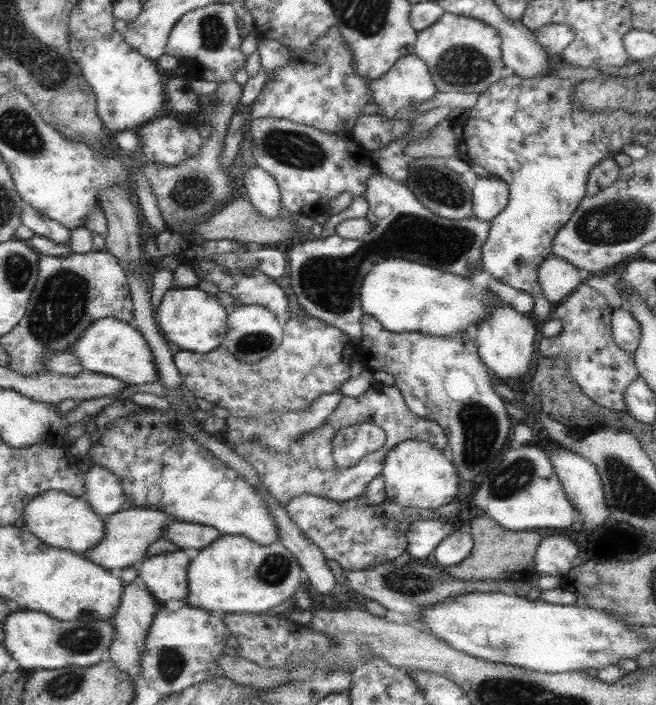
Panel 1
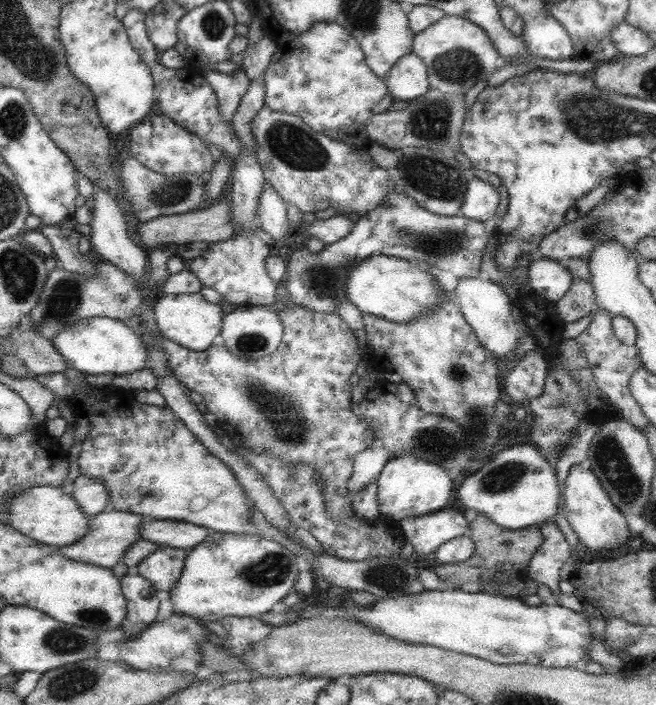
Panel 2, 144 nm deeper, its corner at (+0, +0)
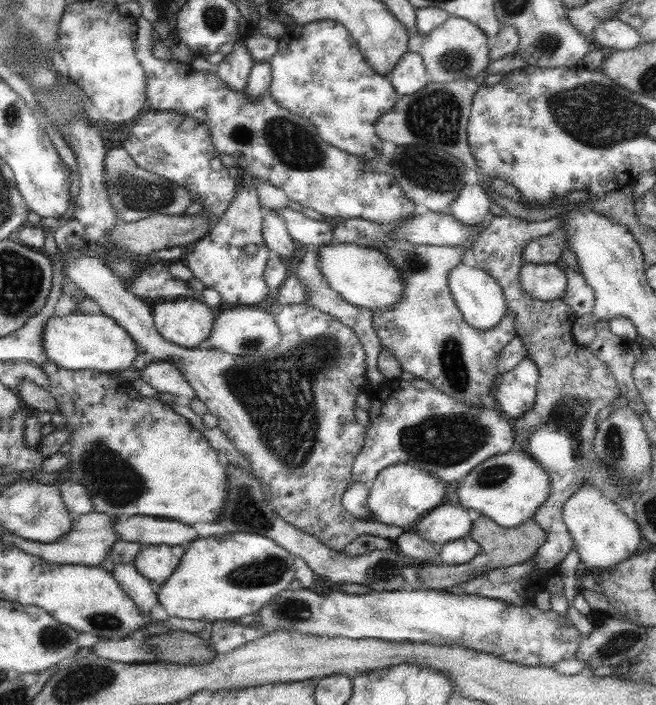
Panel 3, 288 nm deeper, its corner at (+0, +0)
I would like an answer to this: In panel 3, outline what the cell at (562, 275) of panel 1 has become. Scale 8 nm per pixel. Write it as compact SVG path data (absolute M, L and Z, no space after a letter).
M523 264L519 270L519 288L523 294L537 302L555 302L565 294L567 276L555 264L533 266Z

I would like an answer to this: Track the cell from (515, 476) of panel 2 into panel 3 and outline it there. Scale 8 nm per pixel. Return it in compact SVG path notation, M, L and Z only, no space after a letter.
M515 450L479 462L479 466L475 466L457 486L459 506L463 506L465 510L473 508L481 512L481 516L491 518L503 528L515 528L523 522L529 522L537 506L543 504L543 500L547 498L547 494L549 474L539 462L533 460L533 456Z

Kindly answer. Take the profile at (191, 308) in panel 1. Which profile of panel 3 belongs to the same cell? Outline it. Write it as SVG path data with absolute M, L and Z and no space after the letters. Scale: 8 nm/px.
M177 300L157 304L151 314L155 330L167 342L195 350L203 340L207 340L215 312L215 308L205 306L201 300Z

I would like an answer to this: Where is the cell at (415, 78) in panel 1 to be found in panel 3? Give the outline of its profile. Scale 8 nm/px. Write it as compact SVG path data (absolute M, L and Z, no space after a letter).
M405 52L395 64L395 68L387 74L387 78L399 96L415 94L429 82L421 54L413 52Z

